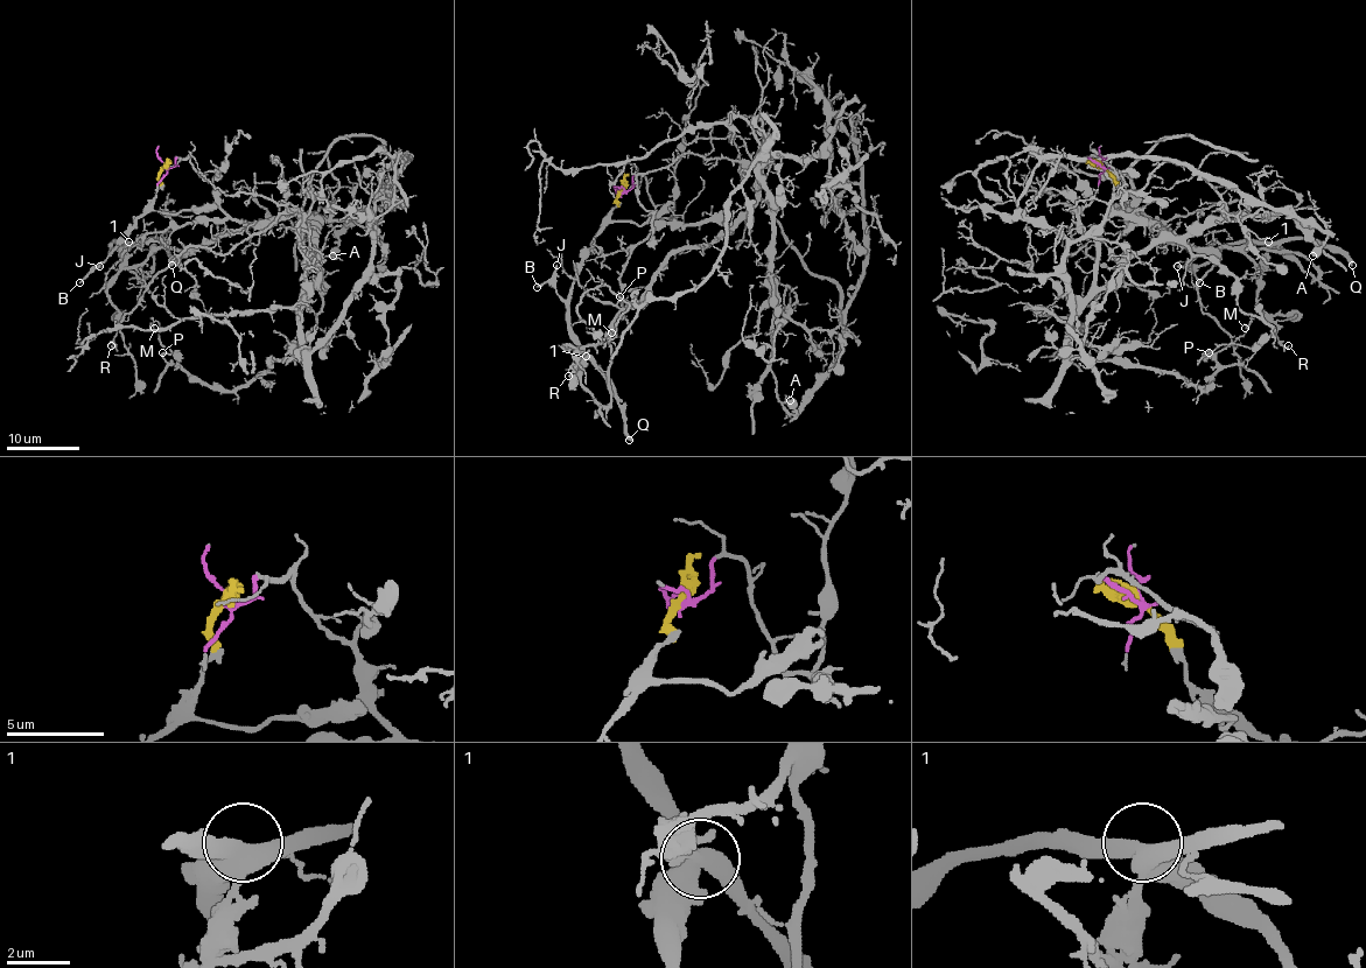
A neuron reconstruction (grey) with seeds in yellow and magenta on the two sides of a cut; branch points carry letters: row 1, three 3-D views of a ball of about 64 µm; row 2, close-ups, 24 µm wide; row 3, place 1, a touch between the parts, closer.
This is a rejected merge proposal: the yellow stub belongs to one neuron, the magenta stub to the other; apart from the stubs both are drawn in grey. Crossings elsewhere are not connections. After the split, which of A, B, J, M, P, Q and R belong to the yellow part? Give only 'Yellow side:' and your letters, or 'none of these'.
Yellow side: B, J, Q

